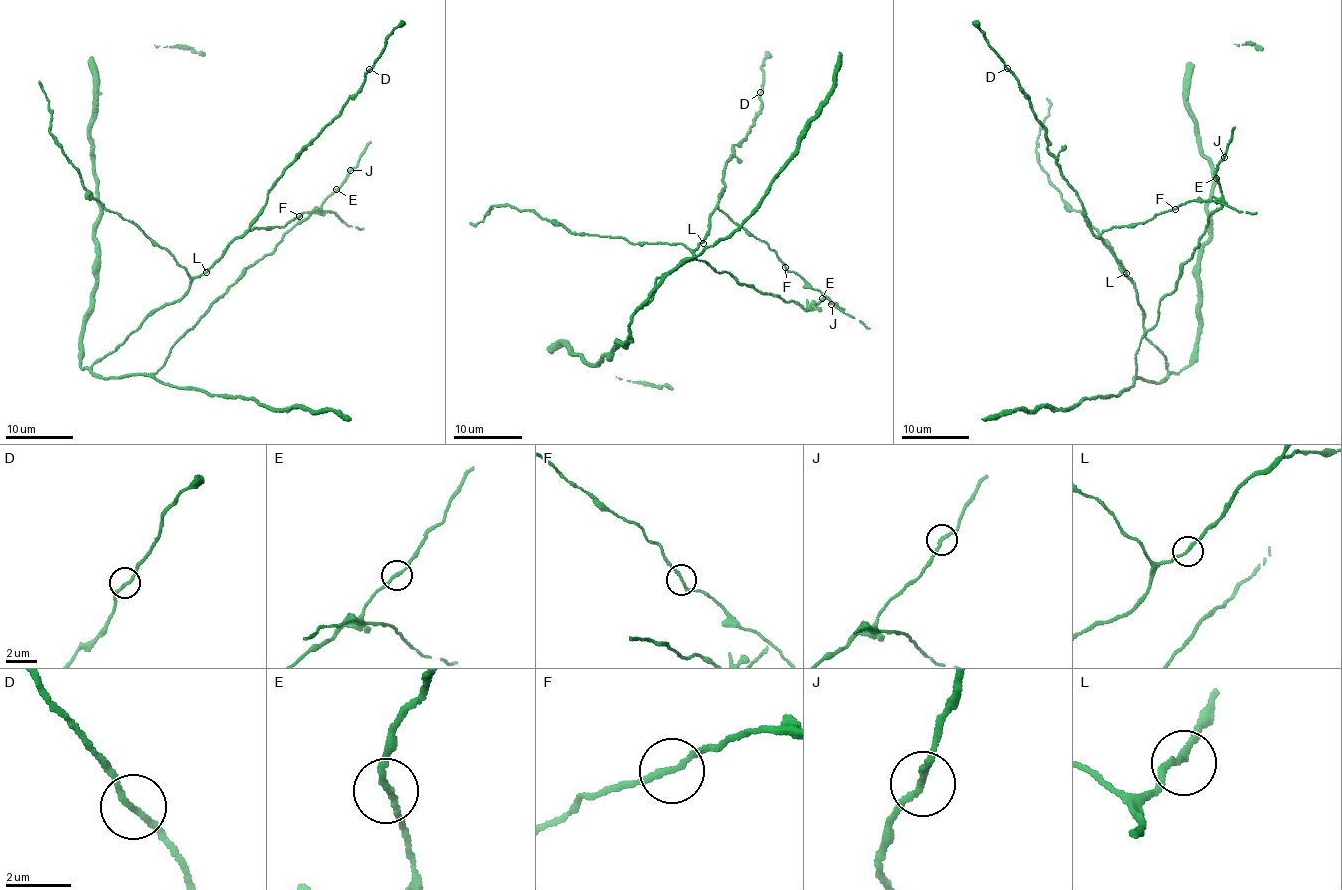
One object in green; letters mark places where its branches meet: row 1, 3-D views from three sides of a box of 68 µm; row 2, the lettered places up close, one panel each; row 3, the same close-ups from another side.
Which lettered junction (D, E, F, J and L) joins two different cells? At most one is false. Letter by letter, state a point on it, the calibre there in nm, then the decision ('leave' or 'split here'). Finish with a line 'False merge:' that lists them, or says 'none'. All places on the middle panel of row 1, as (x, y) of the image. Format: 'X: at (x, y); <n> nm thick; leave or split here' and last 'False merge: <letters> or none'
D: at (760, 92); 190 nm thick; leave
E: at (822, 298); 190 nm thick; leave
F: at (785, 267); 190 nm thick; leave
J: at (831, 304); 190 nm thick; leave
L: at (703, 243); 190 nm thick; leave
False merge: none

